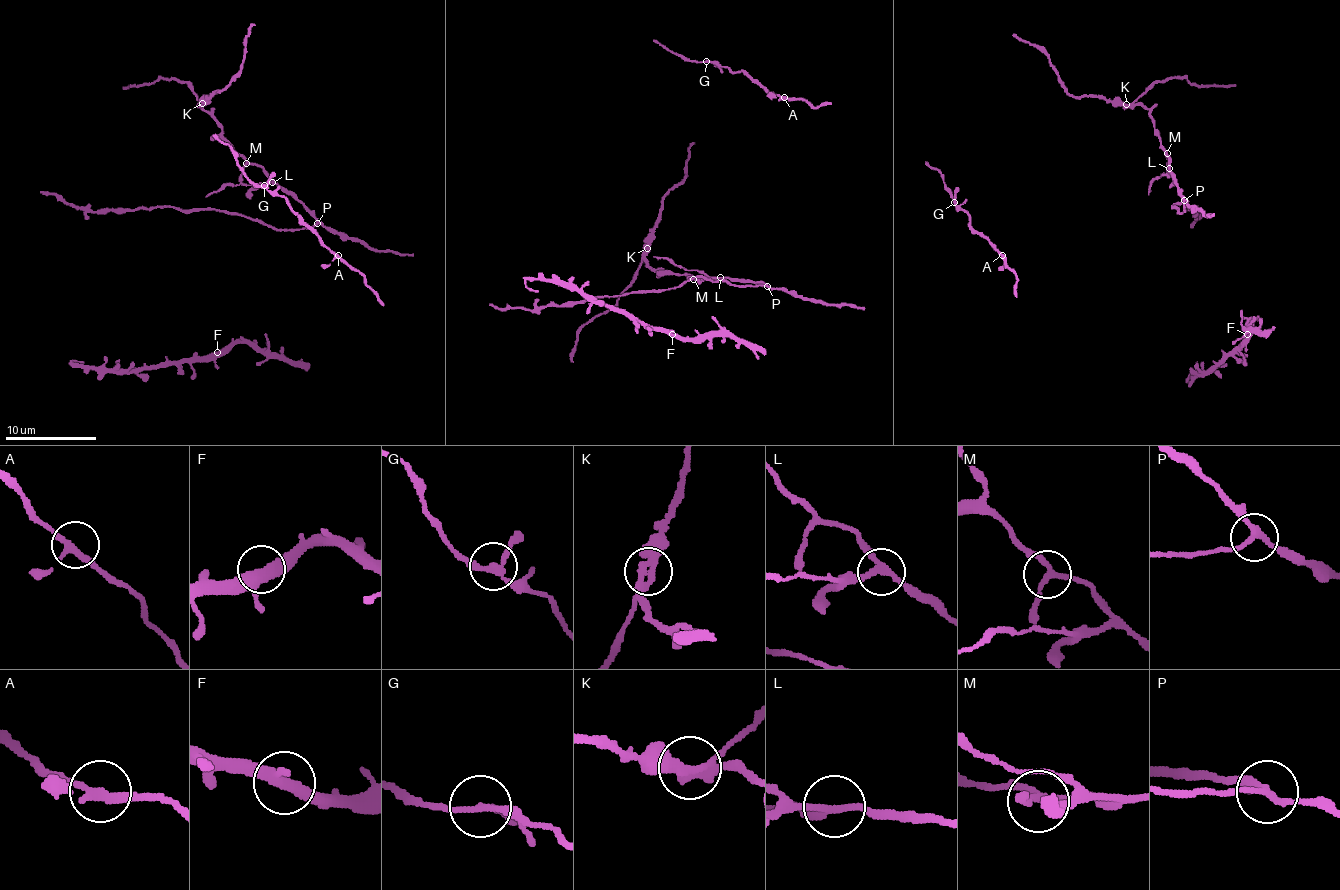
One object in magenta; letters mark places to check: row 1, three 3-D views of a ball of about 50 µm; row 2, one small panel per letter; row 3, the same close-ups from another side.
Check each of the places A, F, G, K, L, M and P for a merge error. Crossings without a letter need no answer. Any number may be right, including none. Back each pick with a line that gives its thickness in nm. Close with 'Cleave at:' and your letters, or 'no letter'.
K: 320 nm thick
L: 200 nm thick
P: 190 nm thick
Cleave at: K, L, P

